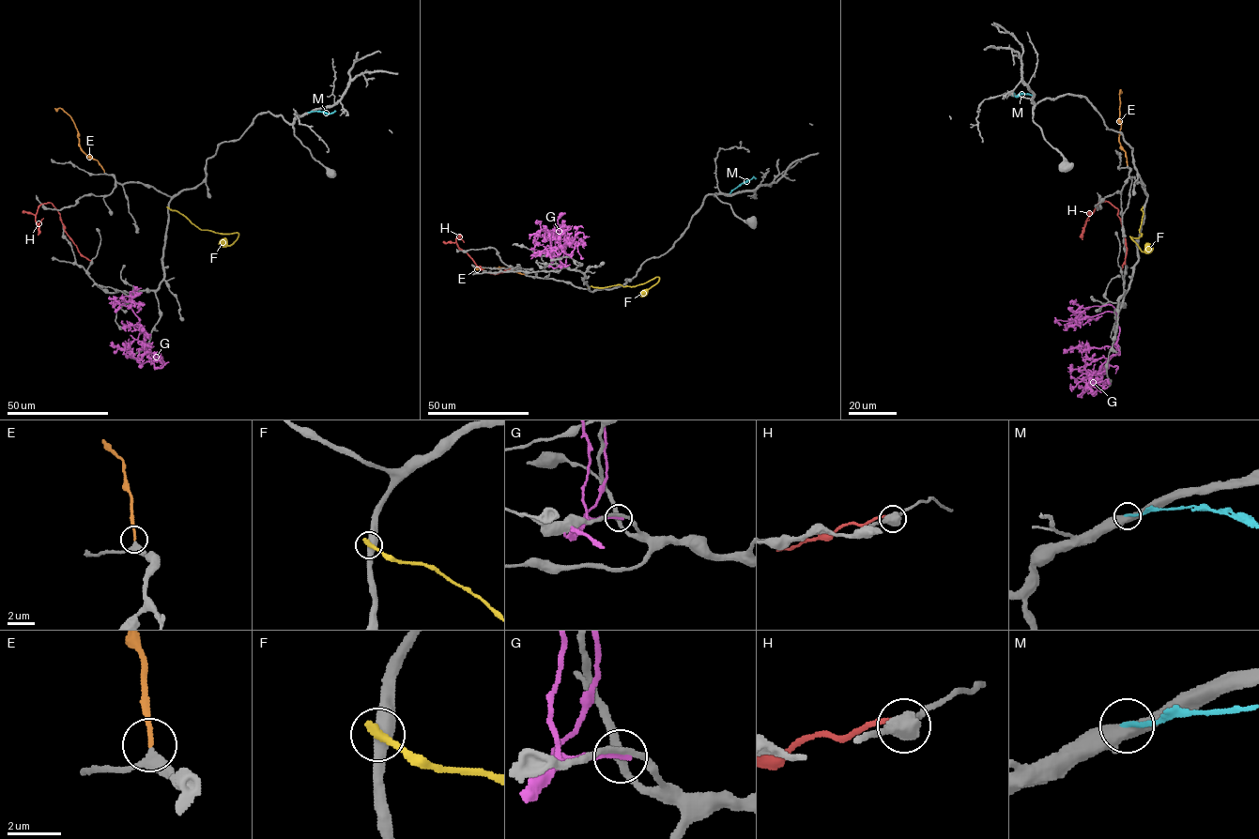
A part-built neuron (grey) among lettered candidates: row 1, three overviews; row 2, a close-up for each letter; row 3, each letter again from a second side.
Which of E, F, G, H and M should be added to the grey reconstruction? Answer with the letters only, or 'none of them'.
E

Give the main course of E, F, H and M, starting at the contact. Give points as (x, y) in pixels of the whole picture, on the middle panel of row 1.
E: (525, 274), (502, 267), (475, 267)
F: (588, 288), (617, 284), (632, 286), (658, 277), (659, 281), (639, 296)
H: (512, 269), (495, 274), (486, 272), (458, 247), (455, 239), (458, 236)
M: (729, 194), (743, 183), (756, 178)

